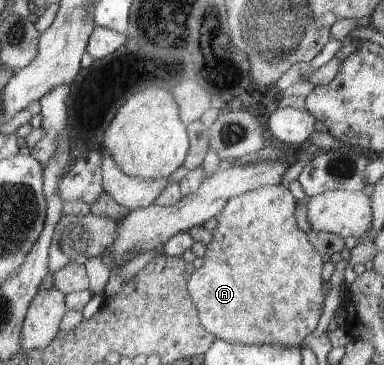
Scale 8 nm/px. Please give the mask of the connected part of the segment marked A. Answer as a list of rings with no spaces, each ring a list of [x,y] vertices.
[[[265,186],[232,198],[217,216],[217,227],[203,256],[203,265],[190,278],[189,291],[197,303],[202,326],[217,339],[260,345],[300,346],[318,328],[326,290],[322,280],[322,253],[296,222],[298,201],[286,186]]]

